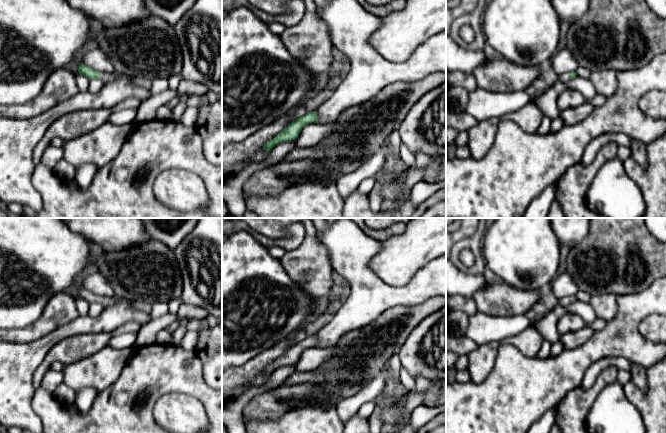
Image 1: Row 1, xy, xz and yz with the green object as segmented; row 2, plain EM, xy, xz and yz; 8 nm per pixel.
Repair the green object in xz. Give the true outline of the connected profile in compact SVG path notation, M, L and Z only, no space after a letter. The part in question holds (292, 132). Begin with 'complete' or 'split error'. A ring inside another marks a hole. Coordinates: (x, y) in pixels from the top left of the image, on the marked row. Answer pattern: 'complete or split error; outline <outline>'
complete; outline M316 111L307 113L306 115L291 122L289 126L281 133L277 134L272 140L268 141L263 146L263 149L269 152L272 151L276 145L282 142L288 142L297 139L302 128L311 123L318 123L318 115Z

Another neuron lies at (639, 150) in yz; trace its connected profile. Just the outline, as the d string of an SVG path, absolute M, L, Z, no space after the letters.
M632 139L630 148L632 150L632 157L642 167L647 167L647 146L638 140Z

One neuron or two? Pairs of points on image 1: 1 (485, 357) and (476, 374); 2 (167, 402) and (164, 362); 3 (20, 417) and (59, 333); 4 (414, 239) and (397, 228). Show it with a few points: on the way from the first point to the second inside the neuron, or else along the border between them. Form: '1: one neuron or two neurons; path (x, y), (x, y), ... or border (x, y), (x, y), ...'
1: one neuron; path (481, 361), (479, 370)
2: two neurons; border (189, 394), (162, 394), (157, 399), (152, 413)
3: one neuron; path (20, 396), (20, 370), (38, 352)
4: two neurons; border (405, 228), (402, 232), (381, 240)

